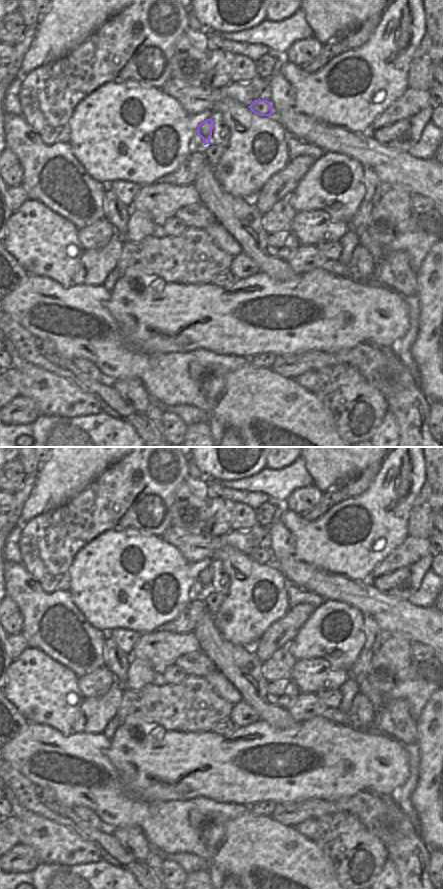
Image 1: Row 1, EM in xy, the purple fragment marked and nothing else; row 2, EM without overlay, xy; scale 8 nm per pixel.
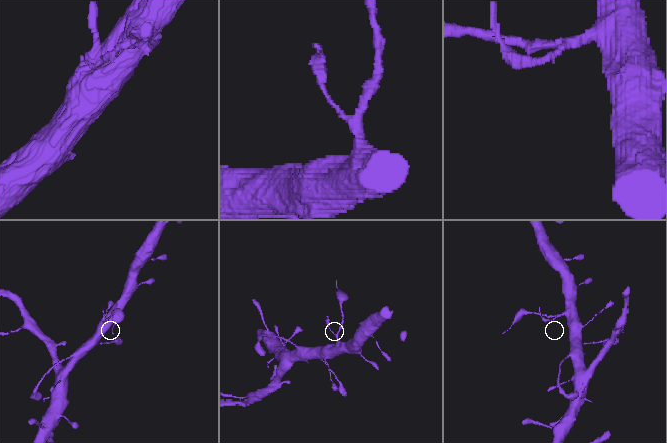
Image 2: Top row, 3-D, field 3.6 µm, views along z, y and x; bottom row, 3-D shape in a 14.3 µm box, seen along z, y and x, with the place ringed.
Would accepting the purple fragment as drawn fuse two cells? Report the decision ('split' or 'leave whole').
split

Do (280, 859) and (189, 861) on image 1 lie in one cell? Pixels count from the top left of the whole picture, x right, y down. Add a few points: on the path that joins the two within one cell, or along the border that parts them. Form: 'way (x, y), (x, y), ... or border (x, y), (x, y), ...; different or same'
border (183, 852), (197, 855), (210, 867); different

